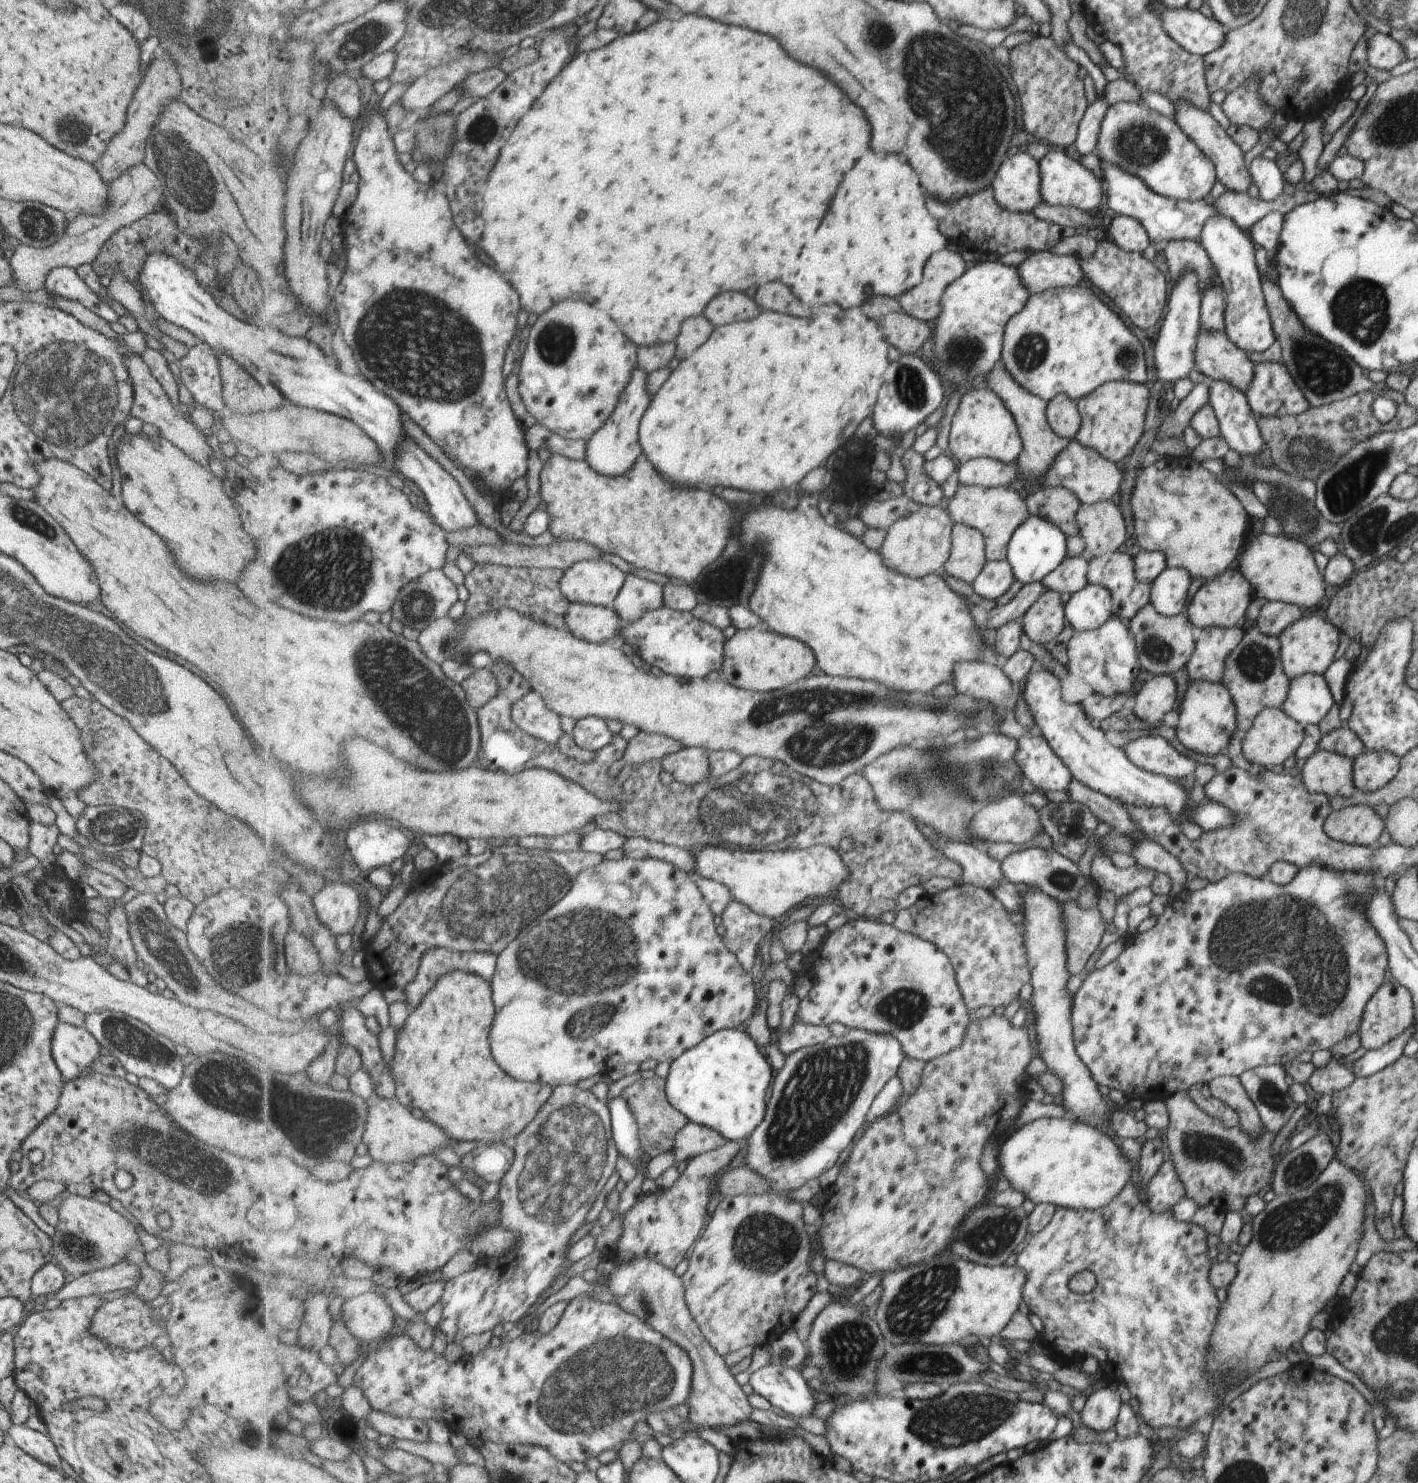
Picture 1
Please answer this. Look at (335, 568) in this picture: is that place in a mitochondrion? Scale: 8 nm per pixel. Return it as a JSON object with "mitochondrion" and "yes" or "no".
{"mitochondrion":"yes"}

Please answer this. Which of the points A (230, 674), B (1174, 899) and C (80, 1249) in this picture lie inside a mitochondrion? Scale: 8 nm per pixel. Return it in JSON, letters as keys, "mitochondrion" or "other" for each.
{"A":"other","B":"other","C":"mitochondrion"}

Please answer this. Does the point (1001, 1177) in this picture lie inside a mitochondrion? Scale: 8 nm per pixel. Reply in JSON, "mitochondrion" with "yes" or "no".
{"mitochondrion":"no"}

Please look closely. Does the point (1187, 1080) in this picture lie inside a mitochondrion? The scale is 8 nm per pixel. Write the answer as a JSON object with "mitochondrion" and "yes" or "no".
{"mitochondrion":"no"}

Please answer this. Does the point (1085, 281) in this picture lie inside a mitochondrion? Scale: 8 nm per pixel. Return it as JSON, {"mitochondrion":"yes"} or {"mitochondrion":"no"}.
{"mitochondrion":"no"}

